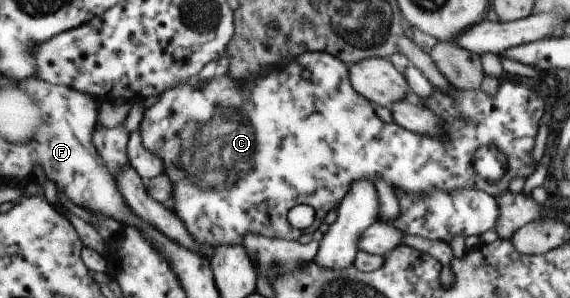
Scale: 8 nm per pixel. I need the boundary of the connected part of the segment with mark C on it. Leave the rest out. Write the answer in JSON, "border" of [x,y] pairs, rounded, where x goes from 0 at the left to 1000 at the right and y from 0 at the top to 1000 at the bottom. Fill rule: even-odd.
{"border":[[[532,171],[516,198],[504,191],[502,208],[496,218],[470,225],[463,232],[460,245],[453,252],[435,252],[432,265],[418,265],[411,272],[400,245],[393,245],[386,255],[375,258],[372,272],[358,279],[358,285],[347,285],[346,292],[337,292],[332,272],[323,272],[323,279],[312,279],[298,299],[291,299],[288,309],[281,312],[275,326],[274,342],[265,352],[260,366],[253,372],[253,399],[247,403],[242,430],[242,453],[249,493],[263,513],[270,513],[274,527],[284,534],[284,567],[286,581],[295,594],[295,607],[302,614],[302,654],[298,654],[298,691],[305,728],[316,735],[316,748],[323,755],[323,768],[333,782],[333,795],[347,802],[347,829],[354,822],[351,836],[351,856],[360,866],[368,869],[375,836],[386,822],[423,822],[425,802],[432,795],[432,782],[439,789],[458,789],[468,795],[470,802],[495,802],[495,809],[519,809],[526,789],[532,782],[551,782],[558,758],[568,742],[568,725],[575,708],[593,695],[593,685],[598,681],[598,671],[604,668],[607,648],[612,641],[612,631],[618,628],[621,607],[628,601],[646,601],[646,607],[656,611],[658,601],[670,601],[677,614],[686,617],[695,634],[705,634],[709,648],[726,648],[726,654],[740,654],[740,648],[751,648],[754,634],[768,628],[775,641],[800,641],[800,634],[814,631],[835,631],[849,648],[856,648],[865,664],[877,648],[891,638],[891,614],[905,594],[912,601],[923,601],[937,564],[940,547],[933,540],[930,527],[930,507],[933,493],[940,483],[937,480],[937,460],[940,460],[940,426],[944,426],[944,406],[954,379],[954,336],[953,326],[947,326],[933,285],[926,279],[916,279],[916,272],[905,272],[905,265],[877,265],[874,282],[874,299],[867,319],[853,319],[846,312],[846,302],[839,305],[804,305],[798,292],[789,289],[786,305],[772,305],[772,299],[758,295],[758,319],[740,342],[740,352],[747,366],[754,366],[761,386],[775,393],[779,406],[779,453],[772,460],[754,460],[754,453],[733,453],[733,446],[719,446],[719,436],[705,433],[700,419],[693,413],[674,413],[667,406],[660,386],[656,386],[656,349],[651,349],[647,339],[642,339],[640,326],[628,319],[621,305],[619,289],[614,285],[611,272],[611,218],[600,208],[593,191],[582,191],[577,178],[554,174],[554,171]],[[530,238],[540,238],[539,265],[530,258]],[[837,493],[867,493],[870,507],[879,507],[888,527],[888,581],[867,607],[867,614],[856,614],[849,601],[842,601],[828,560],[828,520],[835,507]],[[526,681],[544,688],[551,705],[551,732],[547,752],[532,772],[516,772],[502,742],[502,715],[509,708],[511,695],[523,688]]]}

